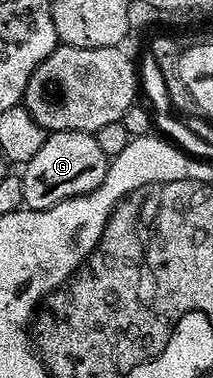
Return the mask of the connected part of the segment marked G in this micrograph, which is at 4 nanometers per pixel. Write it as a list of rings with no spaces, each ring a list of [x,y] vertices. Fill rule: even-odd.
[[[79,131],[49,133],[43,147],[20,170],[24,208],[49,209],[55,203],[95,191],[109,170],[111,158],[103,155],[96,136]]]

